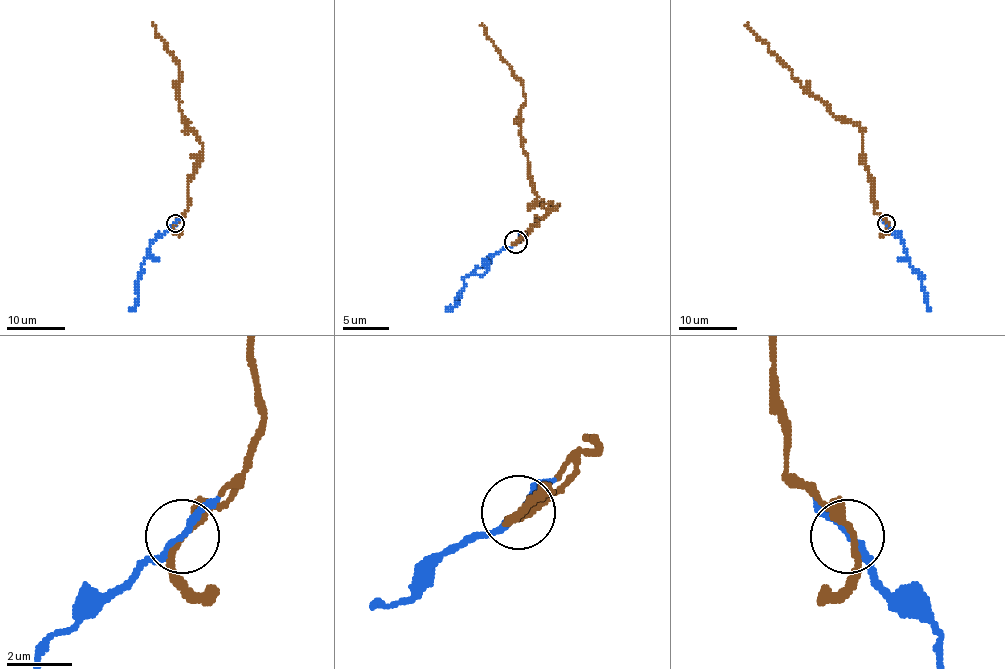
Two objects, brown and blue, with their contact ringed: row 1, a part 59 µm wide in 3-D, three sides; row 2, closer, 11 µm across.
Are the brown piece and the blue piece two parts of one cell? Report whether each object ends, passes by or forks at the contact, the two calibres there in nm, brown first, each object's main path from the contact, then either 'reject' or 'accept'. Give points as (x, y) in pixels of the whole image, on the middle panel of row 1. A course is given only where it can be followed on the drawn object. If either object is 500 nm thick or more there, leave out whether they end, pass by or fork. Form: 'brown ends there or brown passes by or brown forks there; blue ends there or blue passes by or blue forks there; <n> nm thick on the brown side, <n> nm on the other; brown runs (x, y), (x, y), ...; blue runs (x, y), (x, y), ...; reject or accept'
brown passes by; blue passes by; 190 nm thick on the brown side, 200 nm on the other; brown runs (516, 242), (535, 220), (557, 206), (537, 199), (523, 151), (523, 82), (480, 25); blue runs (516, 242), (503, 247), (464, 279), (457, 293), (457, 302), (445, 311); accept

